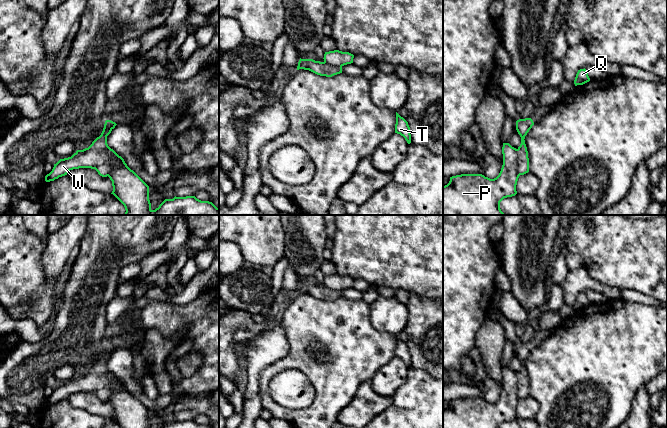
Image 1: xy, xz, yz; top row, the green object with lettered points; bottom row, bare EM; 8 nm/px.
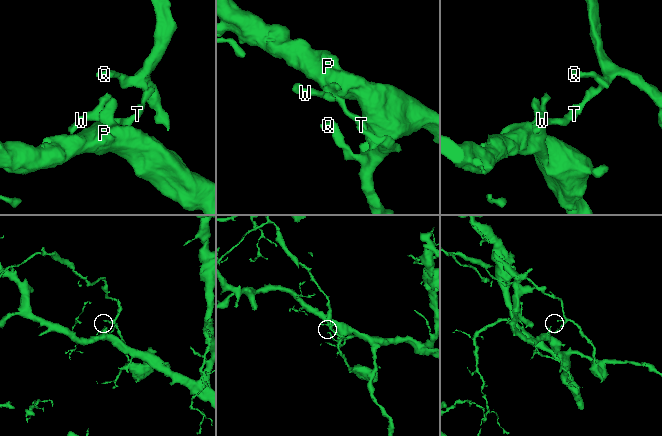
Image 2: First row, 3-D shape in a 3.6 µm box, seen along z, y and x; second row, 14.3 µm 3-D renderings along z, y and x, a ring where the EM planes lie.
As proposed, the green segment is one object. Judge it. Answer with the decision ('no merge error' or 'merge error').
merge error

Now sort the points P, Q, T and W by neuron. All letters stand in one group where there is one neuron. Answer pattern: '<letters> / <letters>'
P / Q T W

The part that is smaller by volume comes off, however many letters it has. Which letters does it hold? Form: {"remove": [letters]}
{"remove": ["Q", "T", "W"]}

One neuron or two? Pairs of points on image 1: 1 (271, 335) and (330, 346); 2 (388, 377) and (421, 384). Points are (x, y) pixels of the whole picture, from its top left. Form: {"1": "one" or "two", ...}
{"1": "two", "2": "two"}

